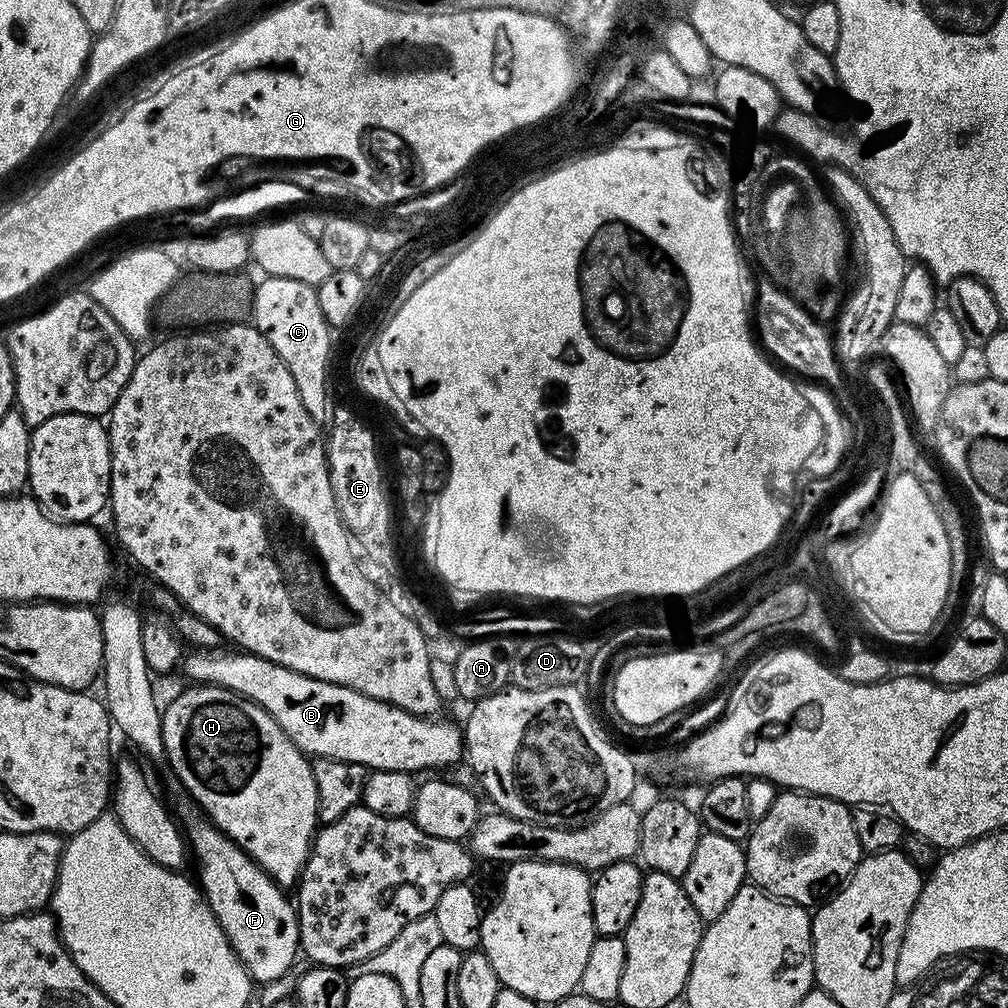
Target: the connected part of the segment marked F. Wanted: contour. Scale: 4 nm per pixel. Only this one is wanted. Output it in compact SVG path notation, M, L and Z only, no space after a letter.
M199 818L186 828L186 839L194 857L194 864L200 867L198 887L204 893L210 910L218 918L230 946L236 957L244 965L253 981L268 984L271 980L280 980L288 972L288 967L295 962L300 952L300 917L296 914L295 903L286 897L285 889L281 888L268 873L263 872L250 857L232 840L229 840L215 824L207 819Z

